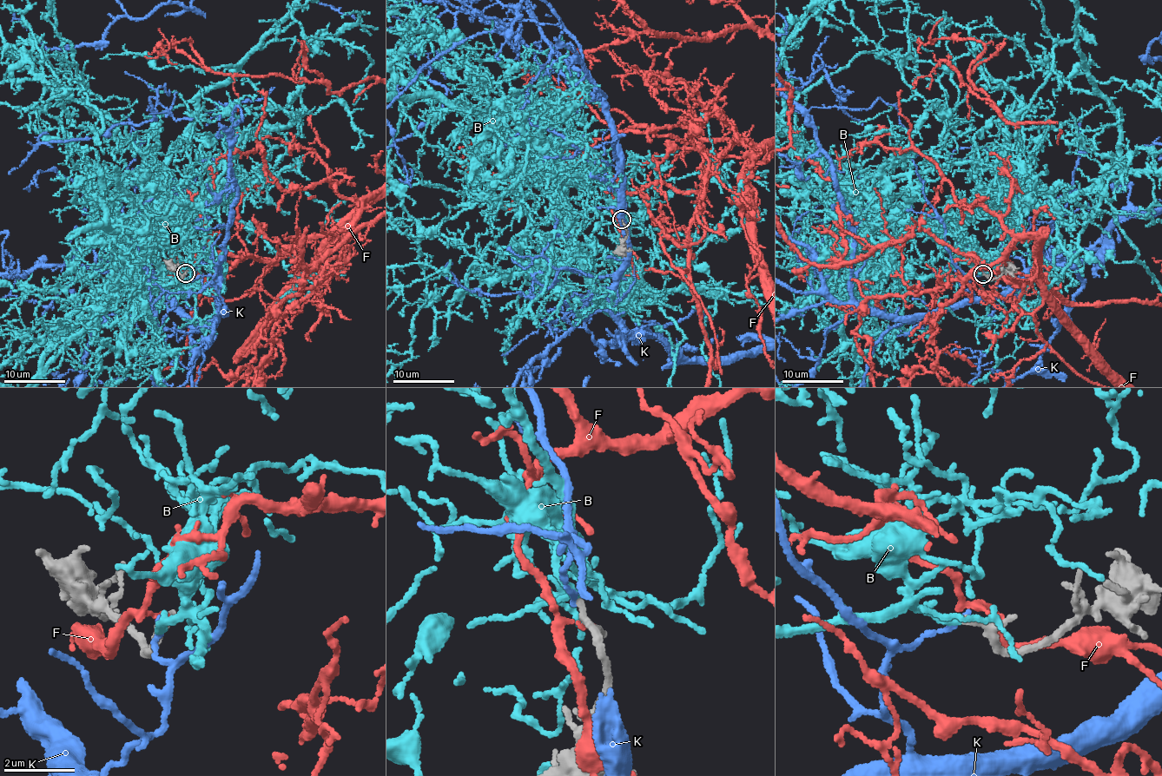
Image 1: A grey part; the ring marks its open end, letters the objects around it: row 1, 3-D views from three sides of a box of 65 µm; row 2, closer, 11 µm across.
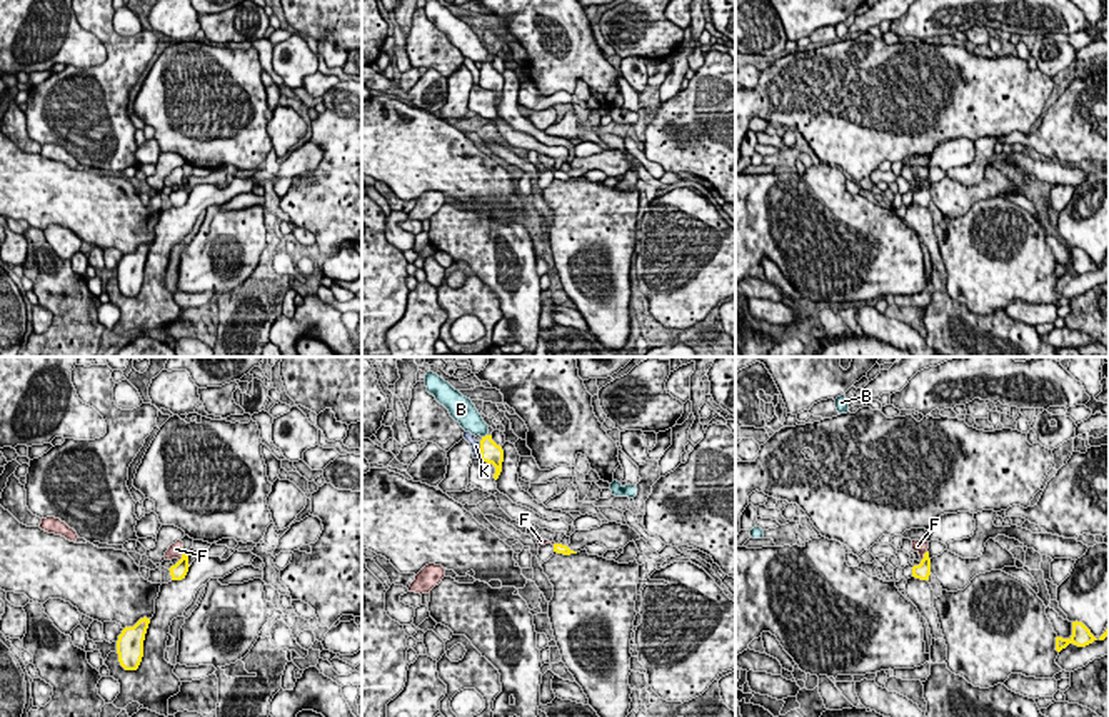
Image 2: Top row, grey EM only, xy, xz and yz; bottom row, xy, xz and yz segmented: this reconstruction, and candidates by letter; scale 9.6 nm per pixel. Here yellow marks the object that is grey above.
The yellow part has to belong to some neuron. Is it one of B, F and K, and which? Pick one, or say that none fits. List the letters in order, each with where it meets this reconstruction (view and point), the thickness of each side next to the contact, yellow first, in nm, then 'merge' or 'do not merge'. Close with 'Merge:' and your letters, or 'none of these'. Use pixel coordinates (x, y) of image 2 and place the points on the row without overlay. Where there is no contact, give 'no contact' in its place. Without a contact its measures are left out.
B: contact xz (486, 62); calibres 200 and 220 nm; merge
F: contact xy (182, 182); calibres 160 and 130 nm; do not merge
K: contact xz (481, 77); calibres 200 and 100 nm; do not merge
Merge: B

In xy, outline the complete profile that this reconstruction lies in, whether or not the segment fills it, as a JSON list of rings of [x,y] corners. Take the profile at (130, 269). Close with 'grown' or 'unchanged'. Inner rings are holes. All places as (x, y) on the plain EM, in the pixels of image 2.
[[[140,245],[133,253],[125,253],[117,267],[118,288],[125,297],[137,297],[143,283],[143,267],[150,245]]] | unchanged

